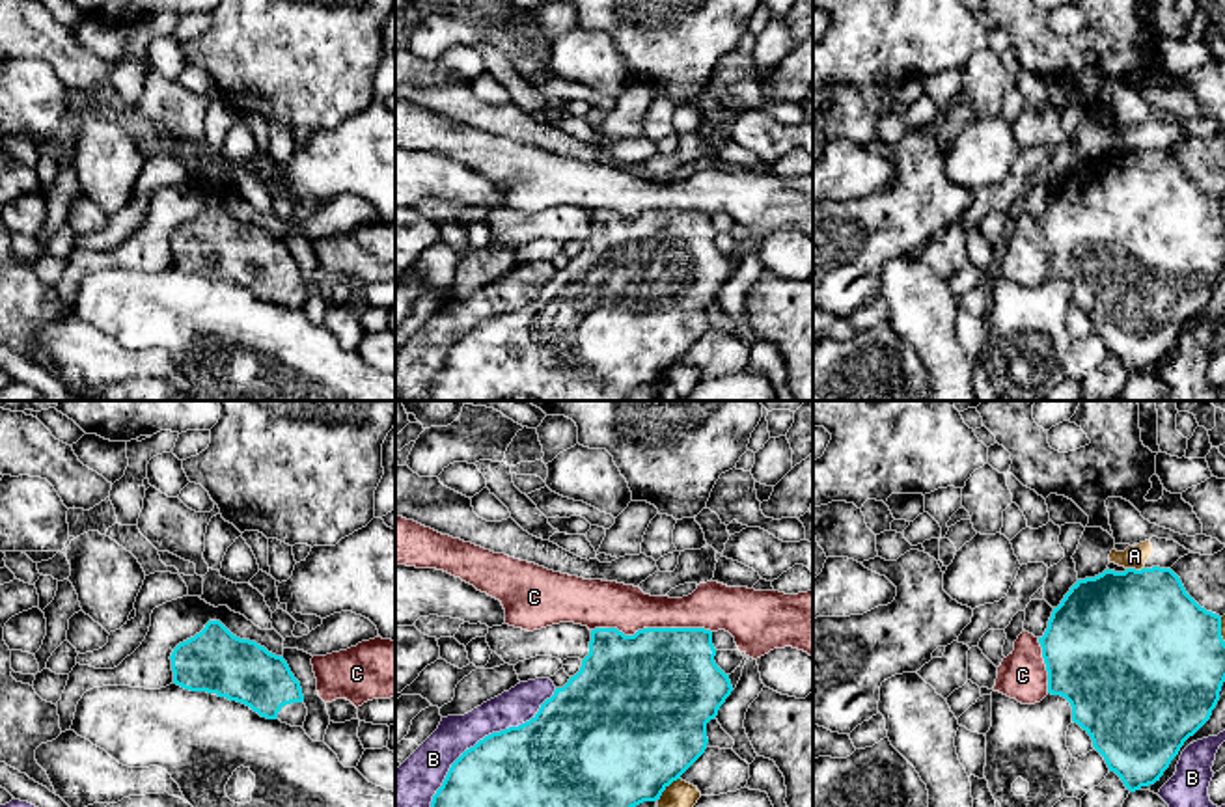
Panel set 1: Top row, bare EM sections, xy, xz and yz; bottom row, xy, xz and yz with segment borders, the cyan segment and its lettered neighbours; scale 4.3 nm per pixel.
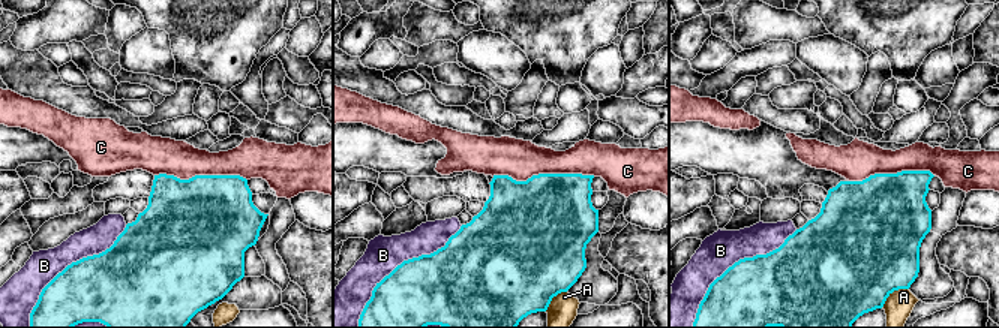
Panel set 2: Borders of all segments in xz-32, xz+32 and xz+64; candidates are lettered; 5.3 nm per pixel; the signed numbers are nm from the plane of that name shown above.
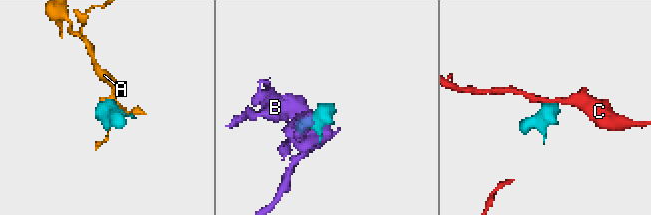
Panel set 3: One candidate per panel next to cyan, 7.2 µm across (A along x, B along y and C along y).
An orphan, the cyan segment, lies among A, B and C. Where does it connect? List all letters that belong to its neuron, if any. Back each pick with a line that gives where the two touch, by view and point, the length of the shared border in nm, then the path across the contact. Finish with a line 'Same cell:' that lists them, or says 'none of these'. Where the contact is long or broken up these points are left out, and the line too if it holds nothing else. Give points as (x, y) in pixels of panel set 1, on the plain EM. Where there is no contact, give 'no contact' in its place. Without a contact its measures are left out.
Same cell: none of these

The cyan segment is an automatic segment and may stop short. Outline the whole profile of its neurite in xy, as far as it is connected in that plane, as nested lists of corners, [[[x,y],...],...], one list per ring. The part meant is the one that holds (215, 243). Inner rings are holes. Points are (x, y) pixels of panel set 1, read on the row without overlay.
[[[209,203],[172,239],[173,267],[242,285],[267,302],[304,309],[308,291],[300,265],[283,239],[233,218],[220,203]]]

